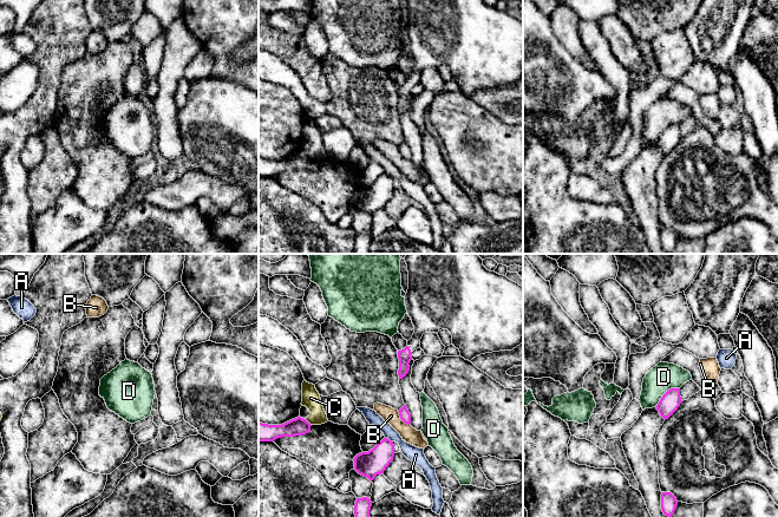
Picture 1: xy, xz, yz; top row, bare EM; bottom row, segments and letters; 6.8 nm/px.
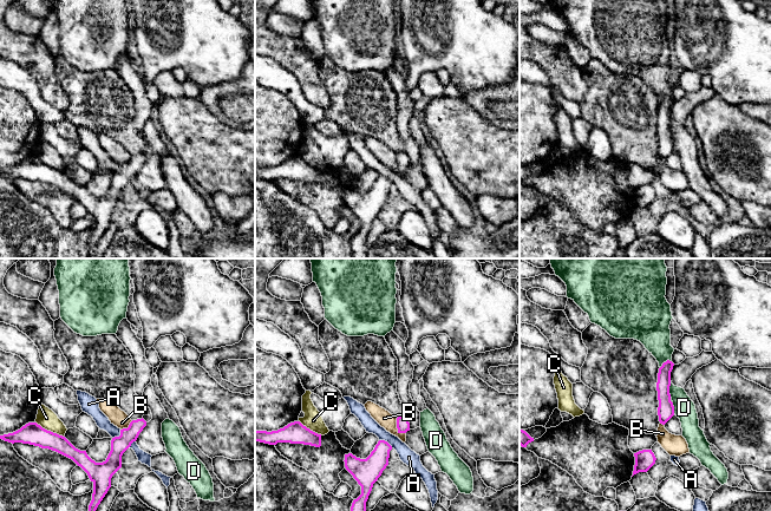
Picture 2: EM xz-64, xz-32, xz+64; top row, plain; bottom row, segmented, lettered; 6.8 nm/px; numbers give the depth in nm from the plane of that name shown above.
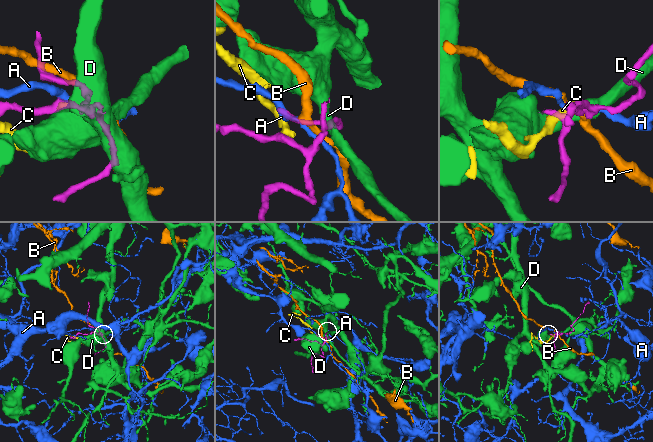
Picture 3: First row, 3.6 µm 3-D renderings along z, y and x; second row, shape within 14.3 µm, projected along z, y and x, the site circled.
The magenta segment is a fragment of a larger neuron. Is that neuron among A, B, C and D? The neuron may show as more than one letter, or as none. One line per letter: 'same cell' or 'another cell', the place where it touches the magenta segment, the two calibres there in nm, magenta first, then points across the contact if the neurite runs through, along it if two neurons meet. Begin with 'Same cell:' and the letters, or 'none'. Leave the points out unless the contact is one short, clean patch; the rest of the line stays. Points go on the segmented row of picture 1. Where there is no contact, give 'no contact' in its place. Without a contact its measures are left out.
Same cell: none
A: another cell; meets magenta in xz at (388, 439); 180 nm thick on the magenta side, 110 nm on the other; border along xz (385, 437), (392, 442)
B: another cell; meets magenta in xz at (401, 419); 80 nm thick on the magenta side, 110 nm on the other; border along xz (397, 411), (399, 417), (409, 425)
C: another cell; meets magenta in xz at (307, 421); 120 nm thick on the magenta side, 130 nm on the other; border along xz (305, 418), (311, 425)
D: another cell; meets magenta in yz at (665, 393); 140 nm thick on the magenta side, 190 nm on the other

